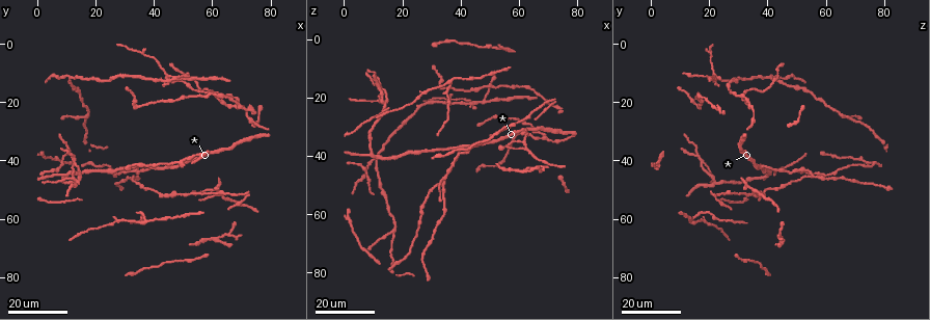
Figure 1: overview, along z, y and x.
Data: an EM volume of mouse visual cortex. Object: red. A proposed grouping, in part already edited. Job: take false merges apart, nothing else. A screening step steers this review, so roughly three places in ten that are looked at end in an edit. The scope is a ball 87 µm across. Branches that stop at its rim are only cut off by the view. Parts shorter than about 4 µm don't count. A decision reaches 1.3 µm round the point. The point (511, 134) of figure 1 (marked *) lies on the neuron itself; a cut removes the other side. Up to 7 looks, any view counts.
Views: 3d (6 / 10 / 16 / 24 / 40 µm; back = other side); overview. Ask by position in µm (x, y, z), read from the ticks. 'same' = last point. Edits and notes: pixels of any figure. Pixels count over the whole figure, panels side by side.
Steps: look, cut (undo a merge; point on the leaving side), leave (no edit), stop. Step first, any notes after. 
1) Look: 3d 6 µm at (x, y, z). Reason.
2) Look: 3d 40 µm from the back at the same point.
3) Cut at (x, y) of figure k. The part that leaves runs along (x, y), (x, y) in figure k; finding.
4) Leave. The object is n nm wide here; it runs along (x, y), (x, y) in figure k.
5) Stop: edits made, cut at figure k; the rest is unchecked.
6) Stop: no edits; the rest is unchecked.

Look: 3d 16 µm at (73, 27, 35).

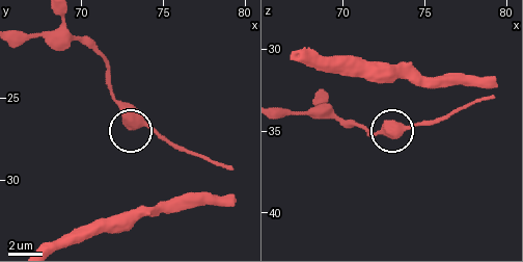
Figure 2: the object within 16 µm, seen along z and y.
Look: 3d 6 µm at the same point.

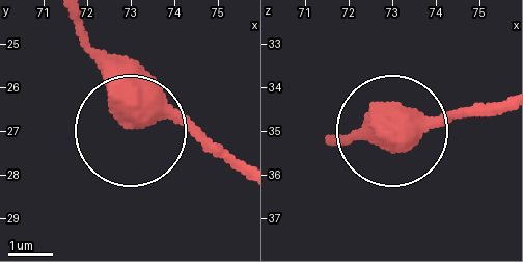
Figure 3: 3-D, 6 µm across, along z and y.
Leave. It runs along (235, 168), (179, 124), (131, 120), (82, 19) in figure 3; one neuron here.

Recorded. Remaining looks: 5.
Look: 3d 16 µm at (48, 12, 21). Small branch off a trunk.

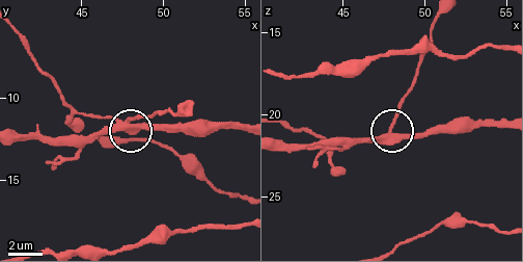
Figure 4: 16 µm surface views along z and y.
Look: 3d 6 µm at (47.1, 11.5, 21.6). Zoom in.

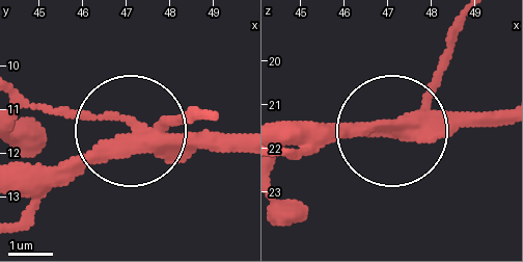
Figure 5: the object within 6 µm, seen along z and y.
Cut at (445, 68) of figure 5. The object is 290 nm wide here; the part that leaves runs along (155, 137), (25, 100) in figure 5; two neurons meet here.

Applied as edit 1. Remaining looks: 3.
Look: 3d 16 µm at (16, 25, 66). Small branch off a trunk.

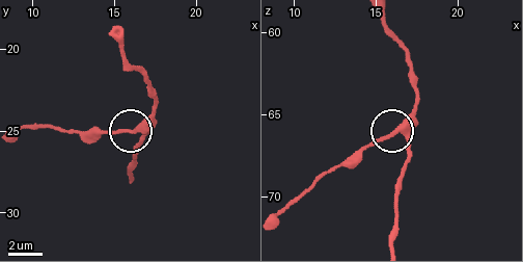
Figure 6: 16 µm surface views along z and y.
Look: 3d 6 µm at (16.5, 24.8, 66.1).

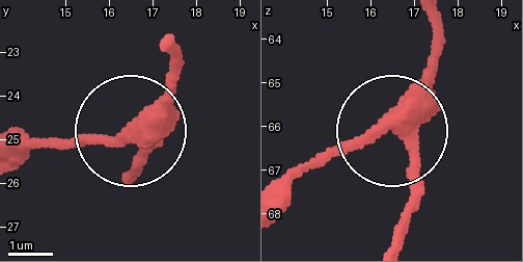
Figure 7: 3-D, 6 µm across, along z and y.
Leave. It runs along (164, 36), (171, 81), (131, 126), (19, 137) in figure 7; one neuron here.

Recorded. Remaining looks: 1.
Stop: edits made, cut at figure 5; the rest is unchecked.

